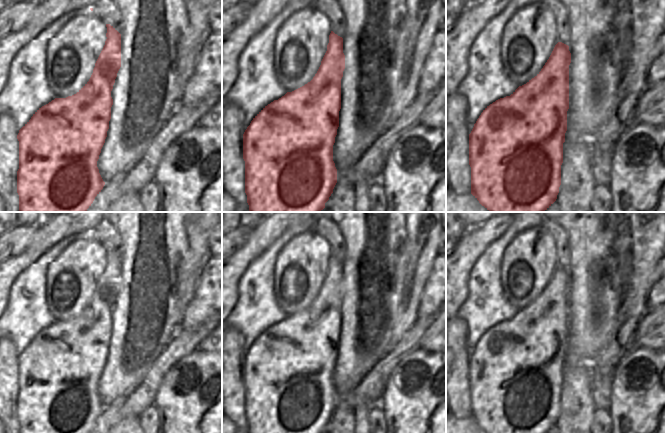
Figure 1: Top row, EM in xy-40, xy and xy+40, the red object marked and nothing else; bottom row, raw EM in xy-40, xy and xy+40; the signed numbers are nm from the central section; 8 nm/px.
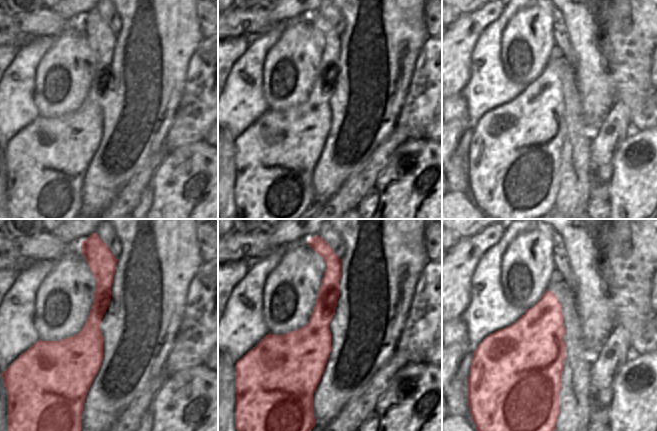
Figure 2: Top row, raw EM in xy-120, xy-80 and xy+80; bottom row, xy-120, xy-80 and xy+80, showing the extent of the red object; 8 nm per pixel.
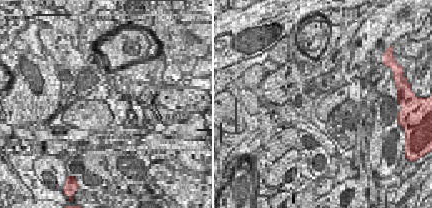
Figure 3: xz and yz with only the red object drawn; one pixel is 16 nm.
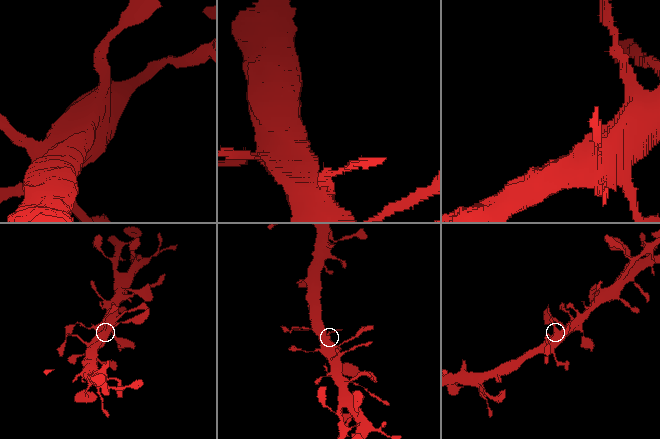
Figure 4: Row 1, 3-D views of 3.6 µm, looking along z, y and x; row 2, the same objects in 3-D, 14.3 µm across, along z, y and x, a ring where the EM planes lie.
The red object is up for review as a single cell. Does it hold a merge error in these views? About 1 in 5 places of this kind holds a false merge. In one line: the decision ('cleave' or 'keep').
keep

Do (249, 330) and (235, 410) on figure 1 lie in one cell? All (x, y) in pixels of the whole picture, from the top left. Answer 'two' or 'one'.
two

